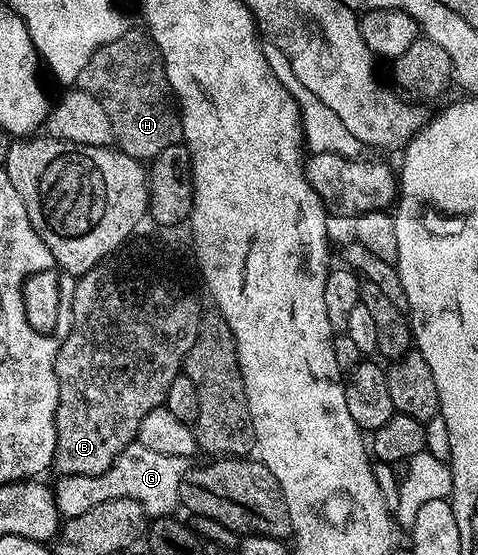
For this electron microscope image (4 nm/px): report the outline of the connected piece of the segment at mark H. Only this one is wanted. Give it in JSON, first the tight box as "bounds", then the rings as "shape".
{"bounds":[78,30,184,161],"shape":[[[129,30],[122,37],[102,45],[94,53],[94,57],[90,57],[89,67],[82,69],[78,83],[83,90],[90,91],[92,96],[100,100],[102,109],[106,109],[106,117],[110,117],[115,146],[130,157],[151,161],[158,153],[162,153],[162,149],[170,149],[175,143],[181,142],[184,130],[180,124],[179,106],[167,82],[161,81],[157,75],[164,66],[164,58],[160,56],[160,50],[151,38],[143,30],[140,31]]]}

